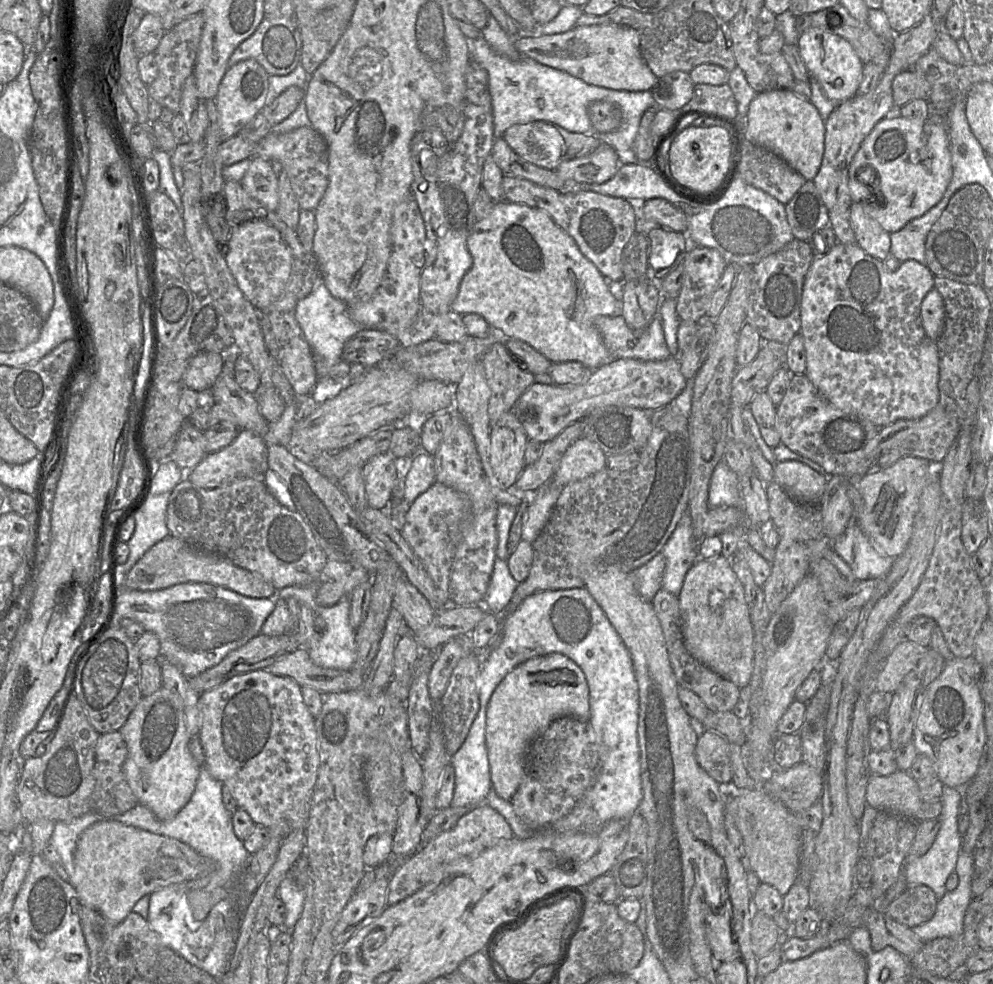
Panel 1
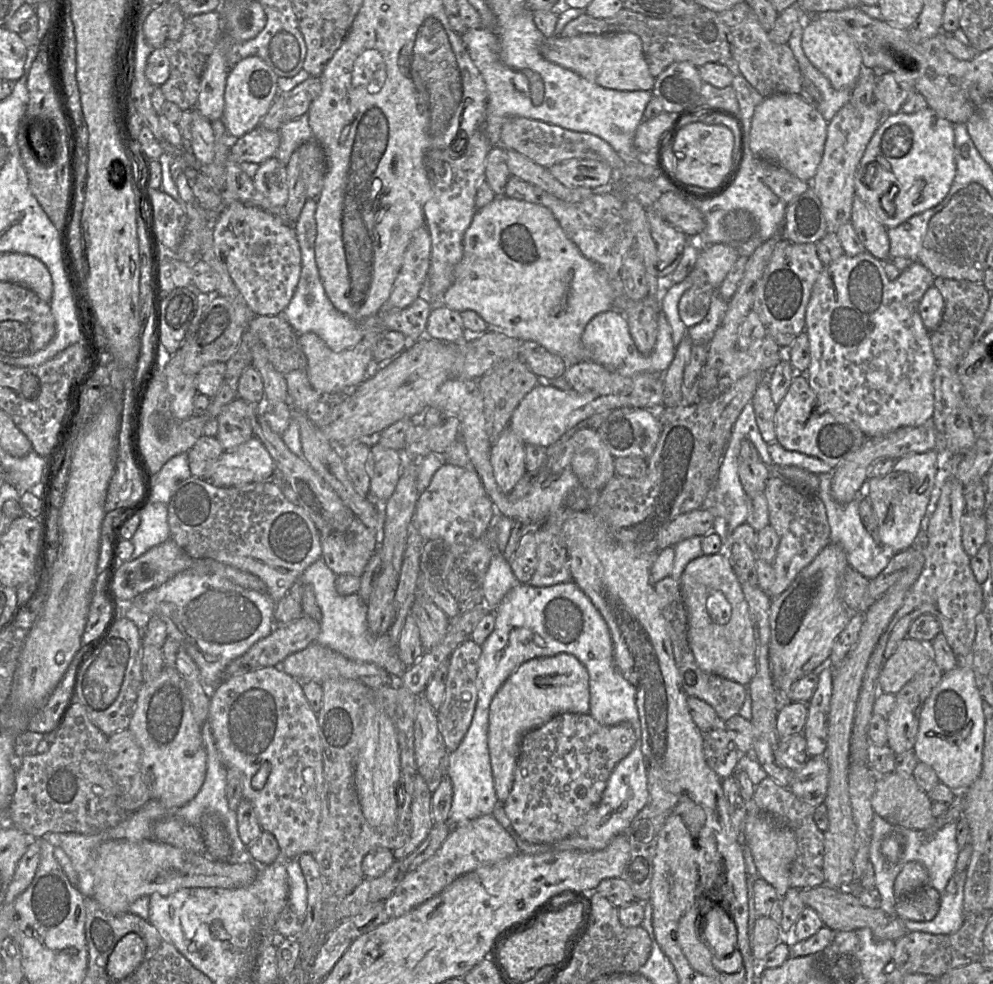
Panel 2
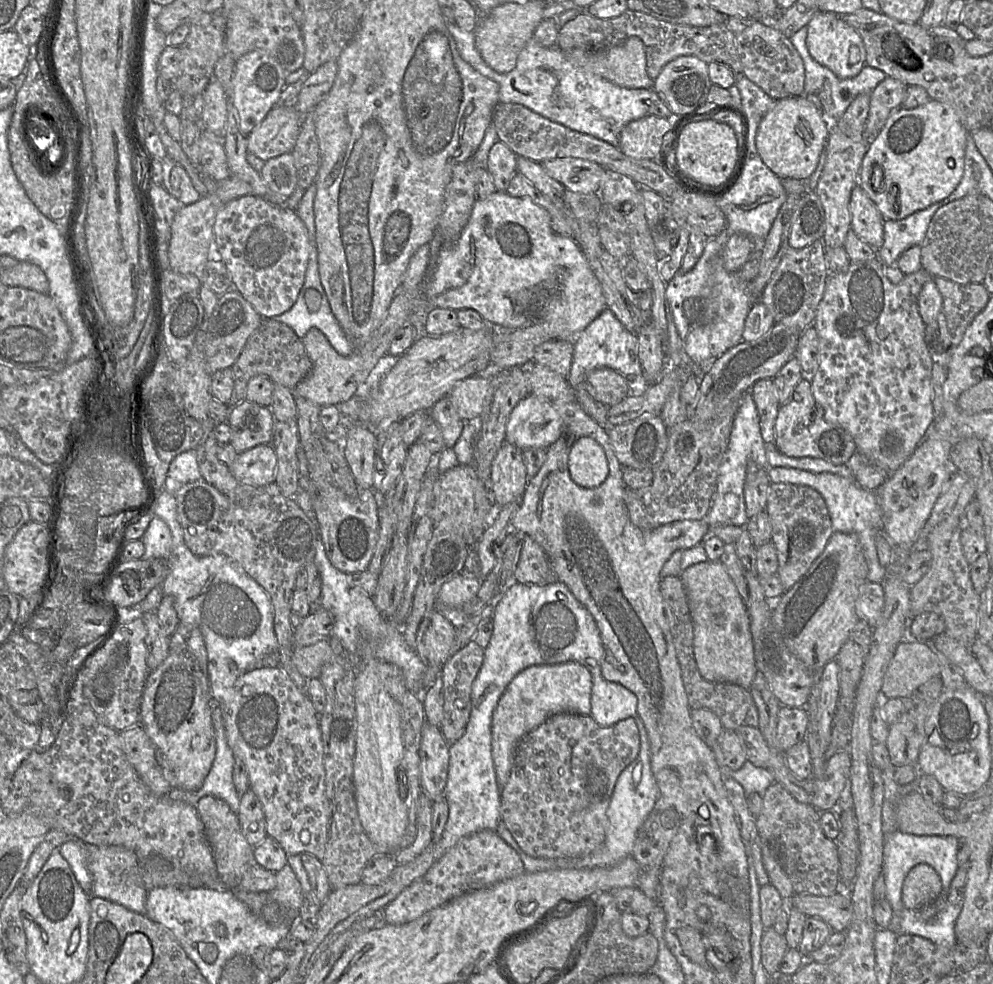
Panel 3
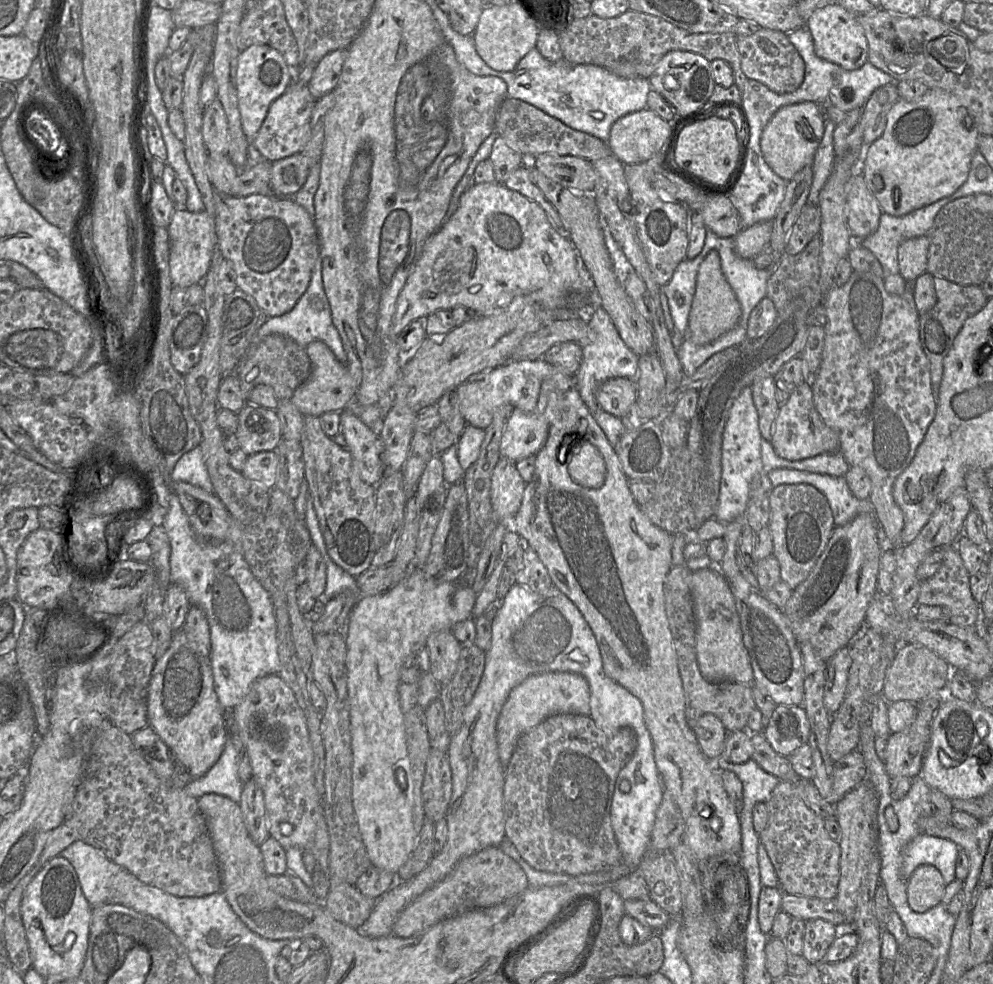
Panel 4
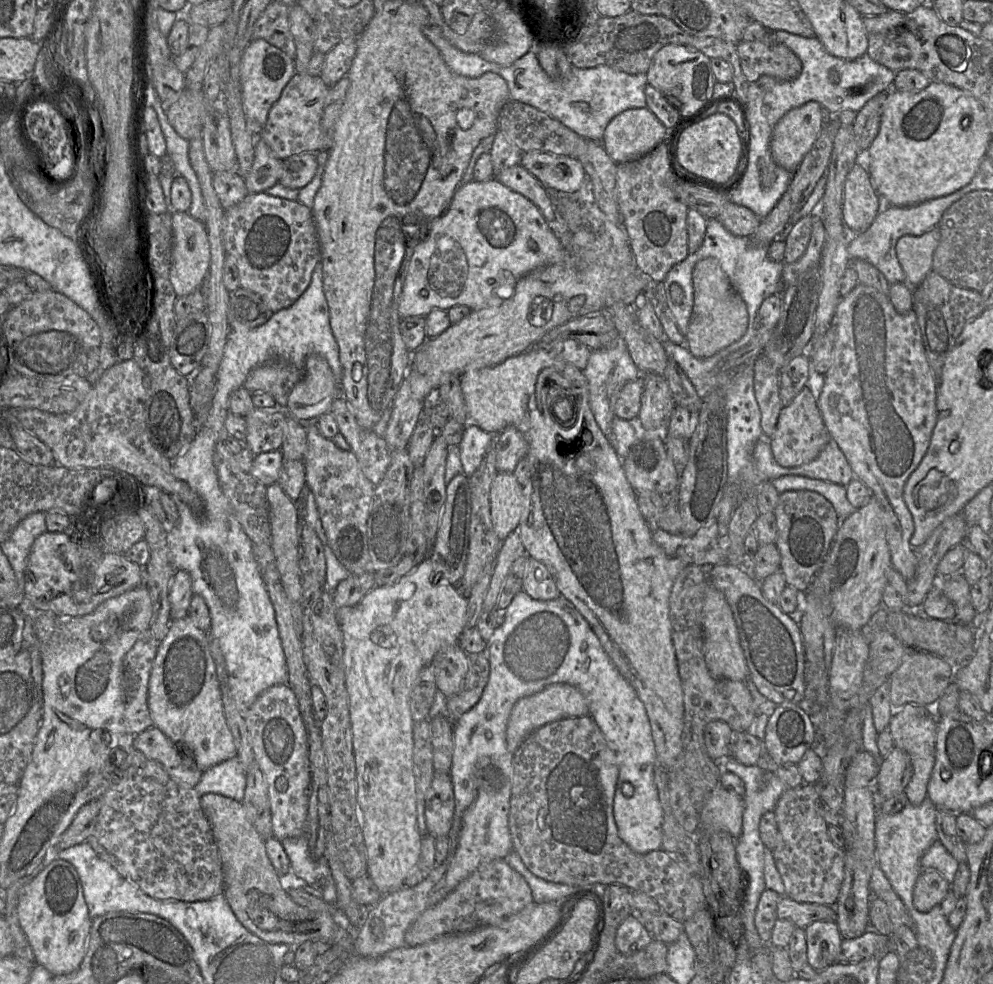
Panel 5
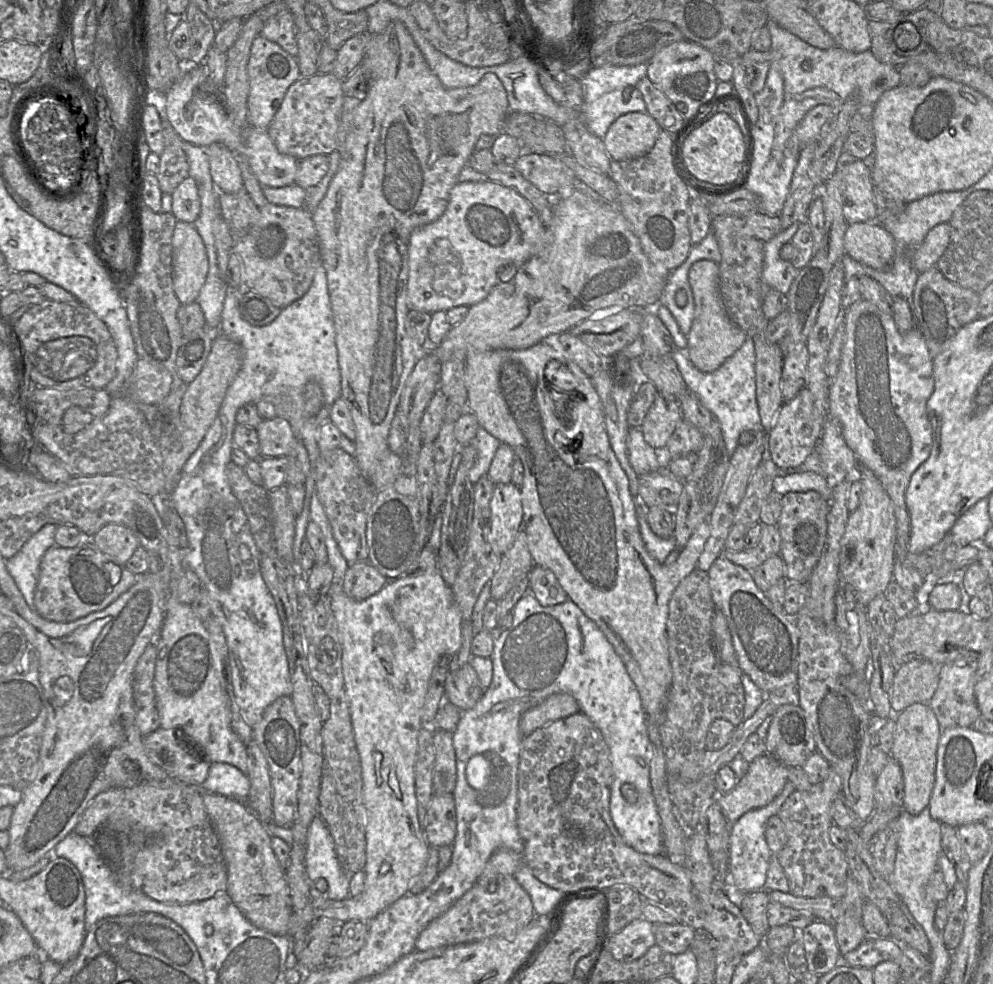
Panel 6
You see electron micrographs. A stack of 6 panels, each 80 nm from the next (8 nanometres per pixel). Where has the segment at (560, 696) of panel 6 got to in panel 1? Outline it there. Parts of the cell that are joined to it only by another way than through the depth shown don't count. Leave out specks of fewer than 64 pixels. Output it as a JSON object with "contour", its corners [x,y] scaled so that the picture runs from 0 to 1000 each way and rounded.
{"contour":[[[564,664],[541,667],[530,671],[513,683],[494,706],[489,723],[489,760],[495,800],[503,810],[515,813],[529,786],[532,758],[560,731],[574,728],[593,734],[593,698],[586,680]]]}

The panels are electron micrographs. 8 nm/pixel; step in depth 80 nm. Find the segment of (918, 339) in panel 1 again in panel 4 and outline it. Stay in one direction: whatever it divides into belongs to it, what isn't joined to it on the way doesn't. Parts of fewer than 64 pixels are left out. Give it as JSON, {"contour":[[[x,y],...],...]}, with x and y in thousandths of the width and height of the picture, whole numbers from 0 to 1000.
{"contour":[[[858,276],[855,285],[848,291],[839,291],[830,301],[829,307],[824,313],[818,315],[818,329],[829,328],[831,343],[828,367],[818,390],[820,413],[832,432],[842,437],[846,446],[846,459],[856,474],[869,476],[877,488],[876,509],[880,513],[882,526],[889,536],[895,556],[901,558],[909,554],[907,543],[910,536],[910,523],[899,506],[899,492],[902,486],[915,474],[922,457],[928,449],[935,434],[942,424],[943,409],[940,400],[936,367],[928,355],[925,341],[925,318],[920,306],[918,289],[915,289],[908,300],[896,299],[891,294],[890,284],[876,276]]]}

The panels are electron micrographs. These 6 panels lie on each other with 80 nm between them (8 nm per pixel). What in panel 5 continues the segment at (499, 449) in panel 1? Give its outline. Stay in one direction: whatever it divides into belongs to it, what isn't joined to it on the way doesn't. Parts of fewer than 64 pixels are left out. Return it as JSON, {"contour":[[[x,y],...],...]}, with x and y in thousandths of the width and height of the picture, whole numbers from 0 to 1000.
{"contour":[[[501,480],[493,499],[493,521],[496,537],[505,550],[522,540],[526,518],[527,494],[517,480]]]}

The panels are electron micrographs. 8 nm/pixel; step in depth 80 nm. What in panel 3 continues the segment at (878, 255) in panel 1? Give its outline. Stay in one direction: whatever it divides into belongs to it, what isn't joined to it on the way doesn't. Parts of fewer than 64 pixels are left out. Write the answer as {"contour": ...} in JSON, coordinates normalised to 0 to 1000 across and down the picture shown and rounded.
{"contour":[[[863,187],[856,203],[857,233],[882,255],[890,247],[890,223],[880,205]]]}

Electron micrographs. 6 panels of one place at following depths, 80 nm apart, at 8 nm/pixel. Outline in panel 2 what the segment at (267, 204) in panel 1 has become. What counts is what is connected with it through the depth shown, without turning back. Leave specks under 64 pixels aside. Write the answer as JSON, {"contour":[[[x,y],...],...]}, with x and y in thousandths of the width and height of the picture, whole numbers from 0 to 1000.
{"contour":[[[271,161],[261,167],[254,180],[257,191],[275,208],[286,209],[290,202],[289,176],[287,167],[279,161]]]}

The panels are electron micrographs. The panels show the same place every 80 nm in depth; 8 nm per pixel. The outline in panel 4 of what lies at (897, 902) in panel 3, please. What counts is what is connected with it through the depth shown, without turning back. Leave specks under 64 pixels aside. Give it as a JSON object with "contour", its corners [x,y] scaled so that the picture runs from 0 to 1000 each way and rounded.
{"contour":[[[926,847],[908,866],[907,888],[914,893],[923,881],[937,878],[947,885],[955,899],[962,893],[965,865],[964,858],[956,853]]]}

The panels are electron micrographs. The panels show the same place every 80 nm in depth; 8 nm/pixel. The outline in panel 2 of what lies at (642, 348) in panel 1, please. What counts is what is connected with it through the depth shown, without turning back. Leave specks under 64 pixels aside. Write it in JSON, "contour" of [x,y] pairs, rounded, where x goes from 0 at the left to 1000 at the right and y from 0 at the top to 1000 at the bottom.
{"contour":[[[614,314],[597,322],[587,336],[585,348],[590,357],[589,367],[602,369],[628,382],[647,378],[671,378],[680,362],[676,332],[668,317],[663,320],[661,349],[655,360],[644,358],[635,342],[629,320],[621,314]]]}

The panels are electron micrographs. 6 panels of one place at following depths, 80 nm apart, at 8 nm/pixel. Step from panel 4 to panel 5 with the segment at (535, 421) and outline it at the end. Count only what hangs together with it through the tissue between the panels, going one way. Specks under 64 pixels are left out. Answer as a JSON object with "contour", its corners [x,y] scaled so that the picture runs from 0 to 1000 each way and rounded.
{"contour":[[[517,433],[510,434],[497,443],[495,454],[498,457],[502,480],[518,480],[521,471],[532,460],[529,444]]]}

